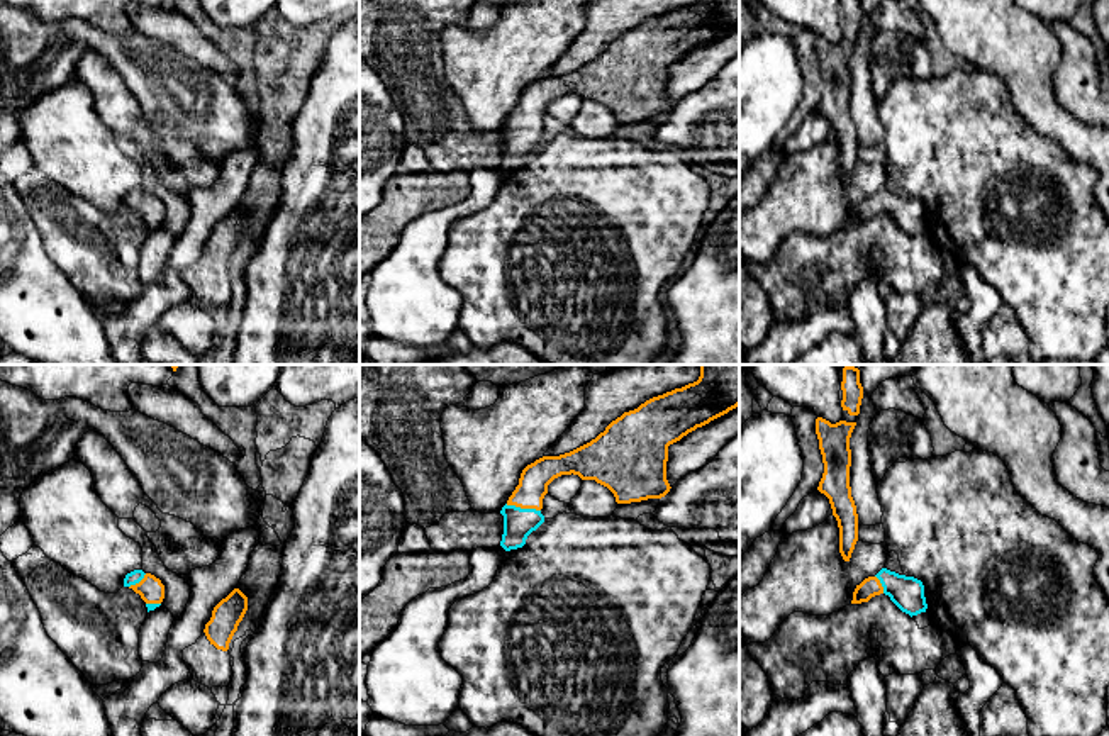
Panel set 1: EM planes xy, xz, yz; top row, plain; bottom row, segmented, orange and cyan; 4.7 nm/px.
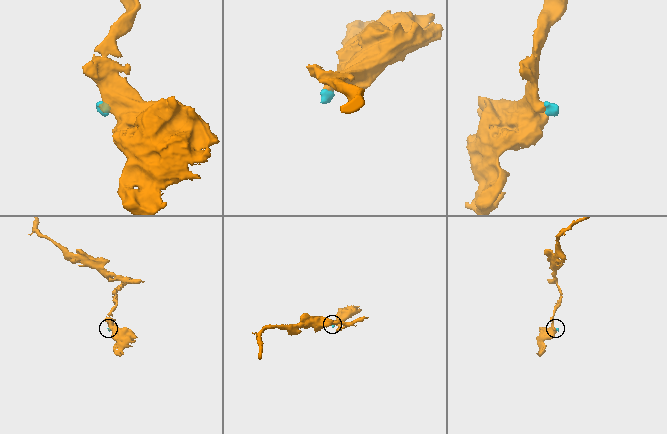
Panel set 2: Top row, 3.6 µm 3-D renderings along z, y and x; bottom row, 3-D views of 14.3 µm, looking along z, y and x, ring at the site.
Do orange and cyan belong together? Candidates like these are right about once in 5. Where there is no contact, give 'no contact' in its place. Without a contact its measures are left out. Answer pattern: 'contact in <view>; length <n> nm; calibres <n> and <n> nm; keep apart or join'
contact in xz; length 170 nm; calibres 140 and 140 nm; join

